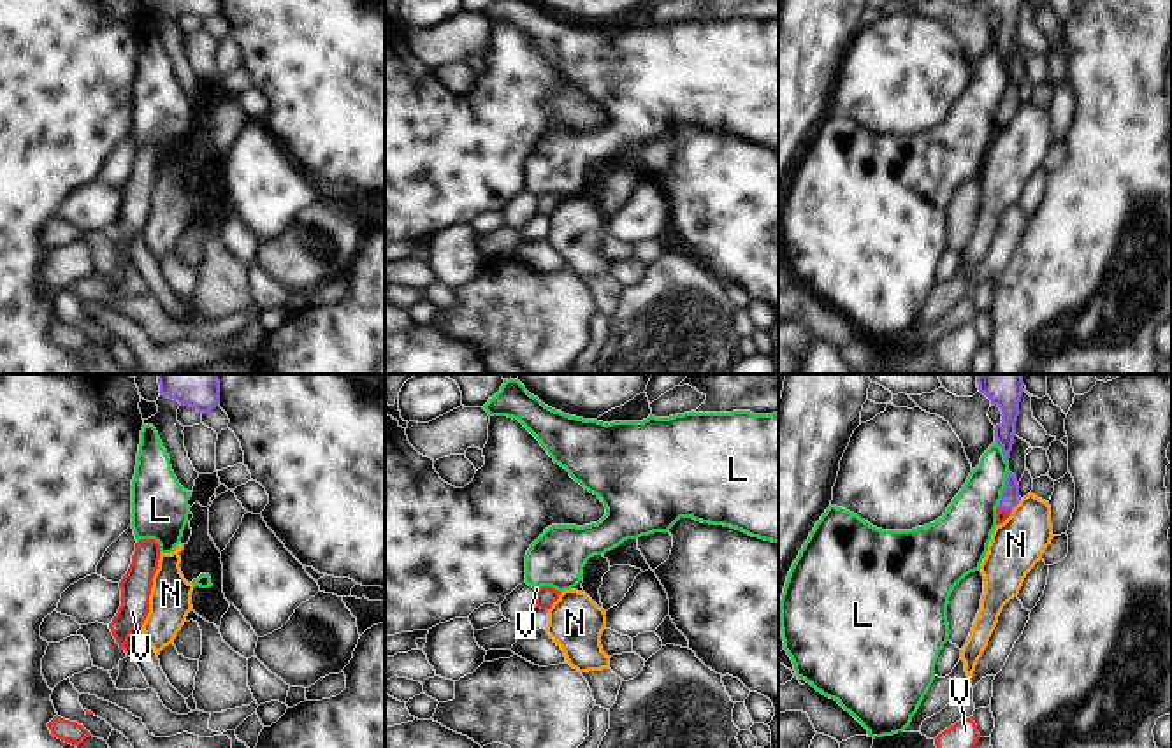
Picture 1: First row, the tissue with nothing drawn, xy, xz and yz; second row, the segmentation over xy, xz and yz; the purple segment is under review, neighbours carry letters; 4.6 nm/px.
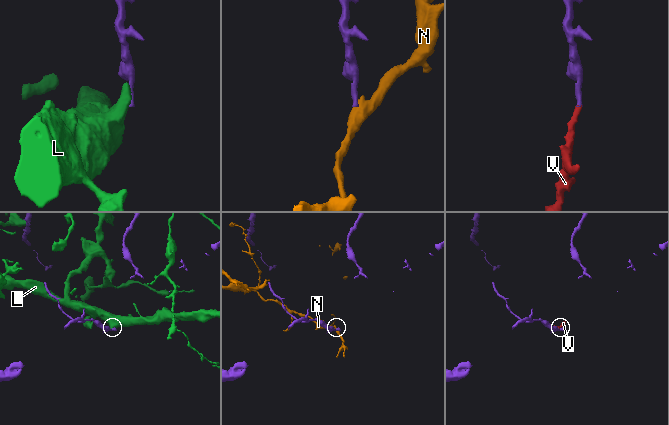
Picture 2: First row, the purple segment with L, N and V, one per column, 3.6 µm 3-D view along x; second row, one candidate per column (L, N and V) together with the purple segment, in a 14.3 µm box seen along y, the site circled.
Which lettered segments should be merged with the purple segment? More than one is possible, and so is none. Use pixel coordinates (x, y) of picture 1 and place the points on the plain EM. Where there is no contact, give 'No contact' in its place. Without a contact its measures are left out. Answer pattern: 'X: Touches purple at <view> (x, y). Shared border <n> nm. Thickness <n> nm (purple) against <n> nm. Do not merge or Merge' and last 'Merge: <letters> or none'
L: Touches purple at yz (1004, 95). Shared border 180 nm. Thickness 80 nm (purple) against 240 nm. Do not merge
N: Touches purple at yz (1018, 109). Shared border 70 nm. Thickness 80 nm (purple) against 240 nm. Do not merge
V: Touches purple at yz (1005, 115). Shared border 70 nm. Thickness 80 nm (purple) against 60 nm. Merge
Merge: V.

